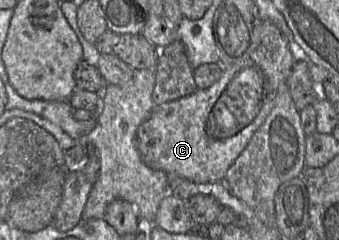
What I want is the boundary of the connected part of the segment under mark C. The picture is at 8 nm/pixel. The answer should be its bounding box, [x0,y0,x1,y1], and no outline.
[136,20,294,183]

